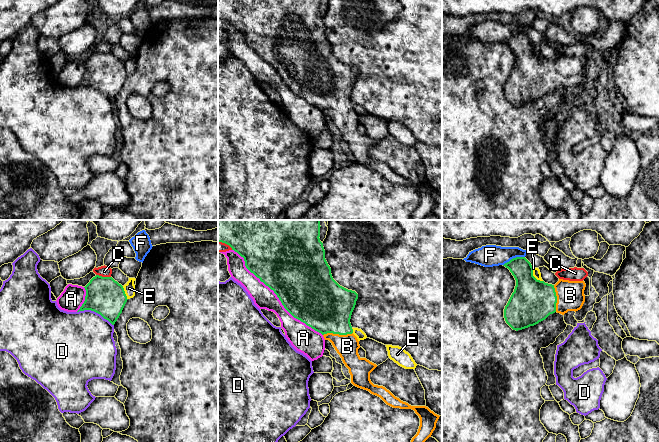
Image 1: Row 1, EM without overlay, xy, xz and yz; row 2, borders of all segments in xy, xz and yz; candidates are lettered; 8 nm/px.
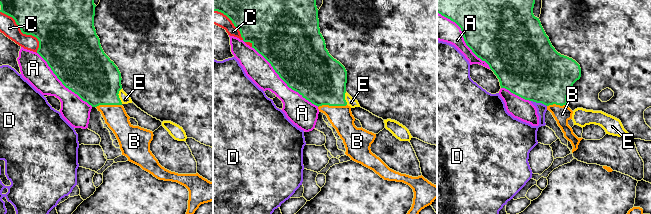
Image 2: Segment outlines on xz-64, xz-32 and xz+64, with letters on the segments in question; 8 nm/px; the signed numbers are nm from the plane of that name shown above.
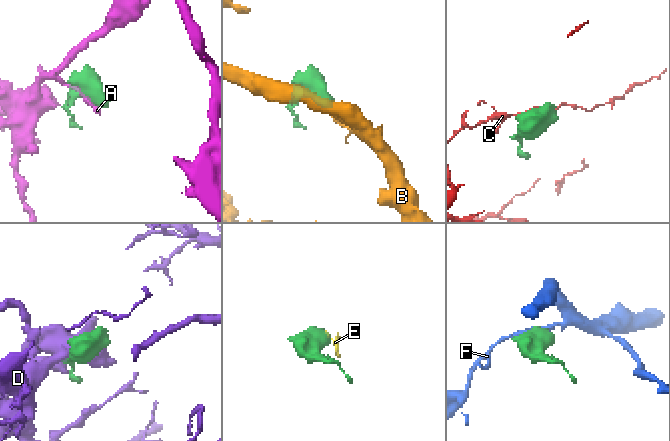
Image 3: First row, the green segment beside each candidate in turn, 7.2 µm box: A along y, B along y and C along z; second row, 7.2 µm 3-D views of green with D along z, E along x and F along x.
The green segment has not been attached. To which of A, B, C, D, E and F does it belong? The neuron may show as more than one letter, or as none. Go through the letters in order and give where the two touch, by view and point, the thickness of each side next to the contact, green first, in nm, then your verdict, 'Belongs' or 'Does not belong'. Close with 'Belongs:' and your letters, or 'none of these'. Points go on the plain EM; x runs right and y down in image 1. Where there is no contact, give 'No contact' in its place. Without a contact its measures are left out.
A: Touches green at xz (276, 70). Thickness 500 nm (green) against 180 nm. Does not belong
B: Touches green at xz (337, 109). Thickness 420 nm (green) against 180 nm. Belongs
C: Touches green at xy (103, 53). Thickness 300 nm (green) against 90 nm. Does not belong
D: Touches green at xy (95, 87). Thickness 300 nm (green) against 460 nm. Does not belong
E: Touches green at yz (533, 52). Thickness 340 nm (green) against 60 nm. Does not belong
F: Touches green at yz (513, 34). Thickness 180 nm (green) against 180 nm. Does not belong
Belongs: B

